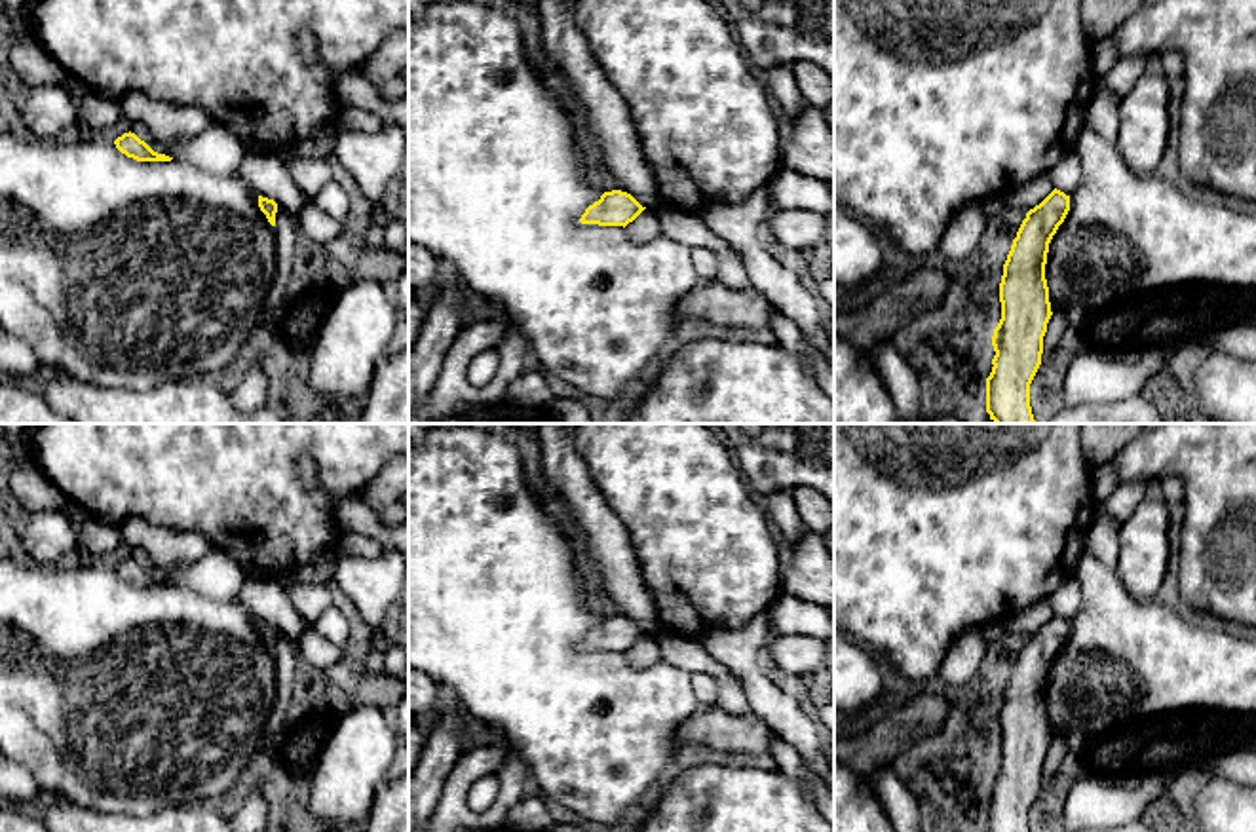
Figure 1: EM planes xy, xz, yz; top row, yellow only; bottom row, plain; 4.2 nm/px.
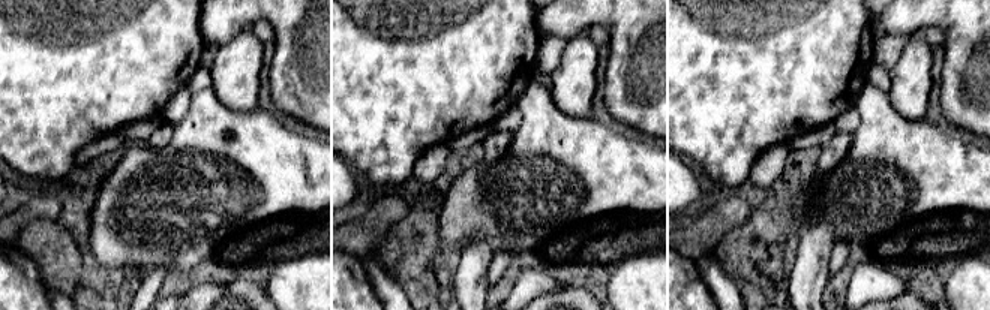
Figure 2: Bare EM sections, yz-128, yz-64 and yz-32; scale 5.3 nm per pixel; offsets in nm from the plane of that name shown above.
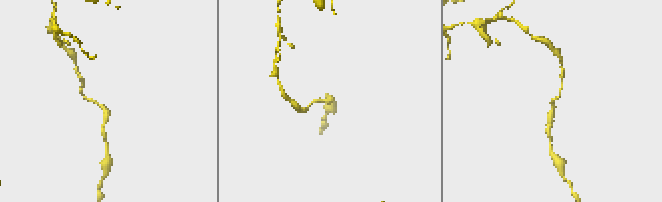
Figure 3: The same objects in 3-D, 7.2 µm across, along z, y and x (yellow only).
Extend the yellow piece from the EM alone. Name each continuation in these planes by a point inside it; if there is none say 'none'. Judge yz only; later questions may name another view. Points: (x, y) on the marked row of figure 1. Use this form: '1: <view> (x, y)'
none

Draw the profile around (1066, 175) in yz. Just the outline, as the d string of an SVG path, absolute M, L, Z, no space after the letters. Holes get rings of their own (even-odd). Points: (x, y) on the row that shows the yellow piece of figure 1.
M1072 150L1060 158L1060 161L1047 173L1053 188L1072 196L1081 182L1081 161Z

